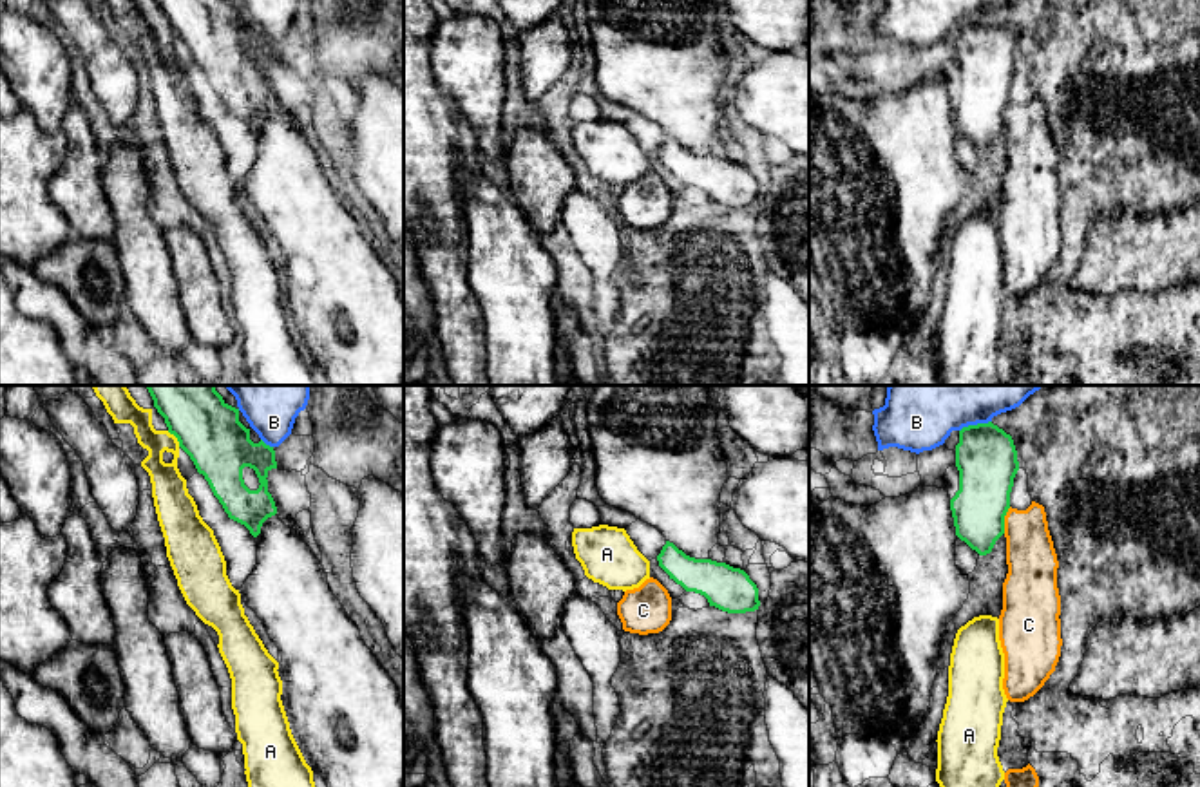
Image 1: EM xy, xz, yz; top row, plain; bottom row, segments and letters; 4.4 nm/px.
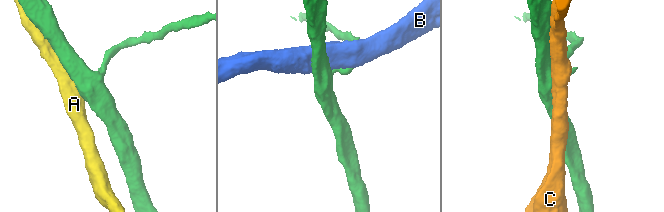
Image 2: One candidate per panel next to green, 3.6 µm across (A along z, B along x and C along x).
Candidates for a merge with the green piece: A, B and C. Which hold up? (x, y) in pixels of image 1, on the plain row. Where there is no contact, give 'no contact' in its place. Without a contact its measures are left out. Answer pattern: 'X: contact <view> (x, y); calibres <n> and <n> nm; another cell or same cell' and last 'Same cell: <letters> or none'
A: contact xy (176, 31); calibres 280 and 160 nm; another cell
B: contact yz (974, 20); calibres 280 and 200 nm; another cell
C: contact yz (1003, 114); calibres 260 and 220 nm; another cell
Same cell: none

